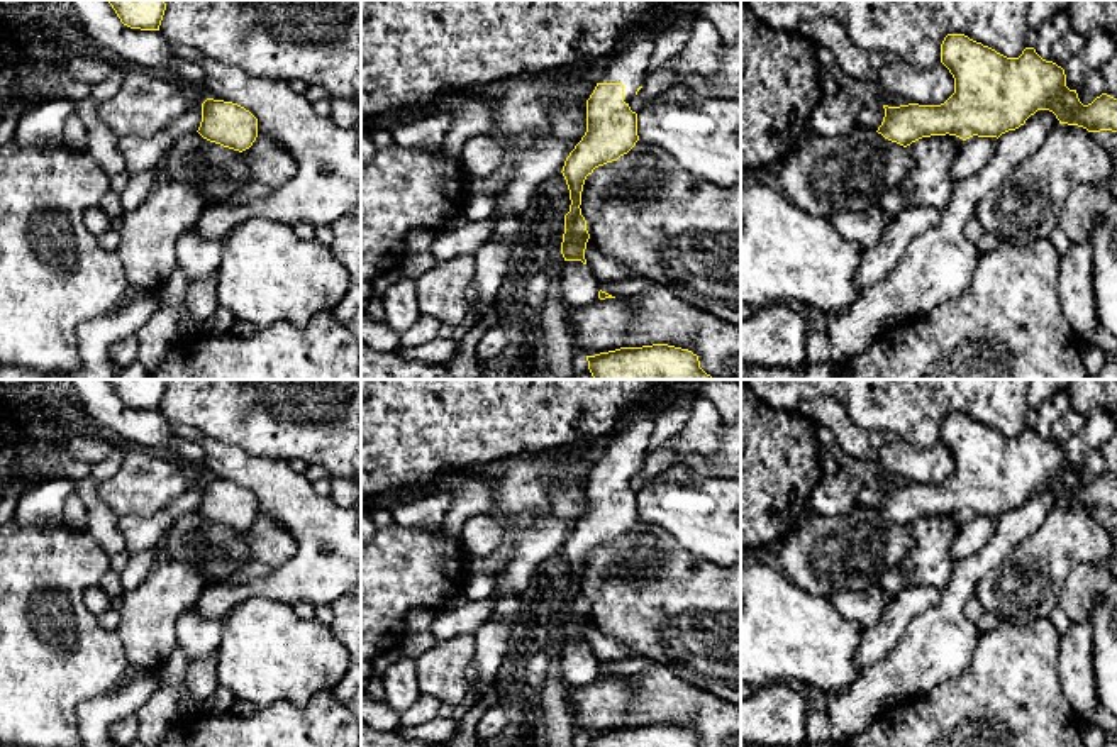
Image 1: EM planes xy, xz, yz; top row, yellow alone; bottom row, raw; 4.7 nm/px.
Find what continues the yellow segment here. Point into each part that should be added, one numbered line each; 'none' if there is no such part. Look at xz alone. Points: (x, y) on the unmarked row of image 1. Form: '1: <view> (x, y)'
1: xz (629, 444)

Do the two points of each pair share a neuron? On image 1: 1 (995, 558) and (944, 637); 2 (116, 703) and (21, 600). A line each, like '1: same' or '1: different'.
1: same
2: different

